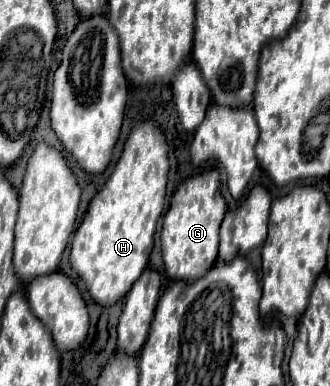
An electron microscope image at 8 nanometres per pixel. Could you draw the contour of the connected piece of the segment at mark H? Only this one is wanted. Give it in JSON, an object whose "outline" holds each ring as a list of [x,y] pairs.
{"outline":[[[152,119],[136,123],[126,137],[122,157],[118,159],[112,175],[108,177],[104,187],[96,193],[96,197],[90,201],[84,219],[72,237],[70,265],[82,277],[82,281],[88,287],[90,297],[98,305],[114,305],[118,299],[122,299],[130,291],[134,281],[142,275],[144,267],[148,265],[148,257],[154,245],[156,223],[164,211],[168,167],[170,167],[168,165],[168,145],[166,145],[166,137],[162,129]]]}

